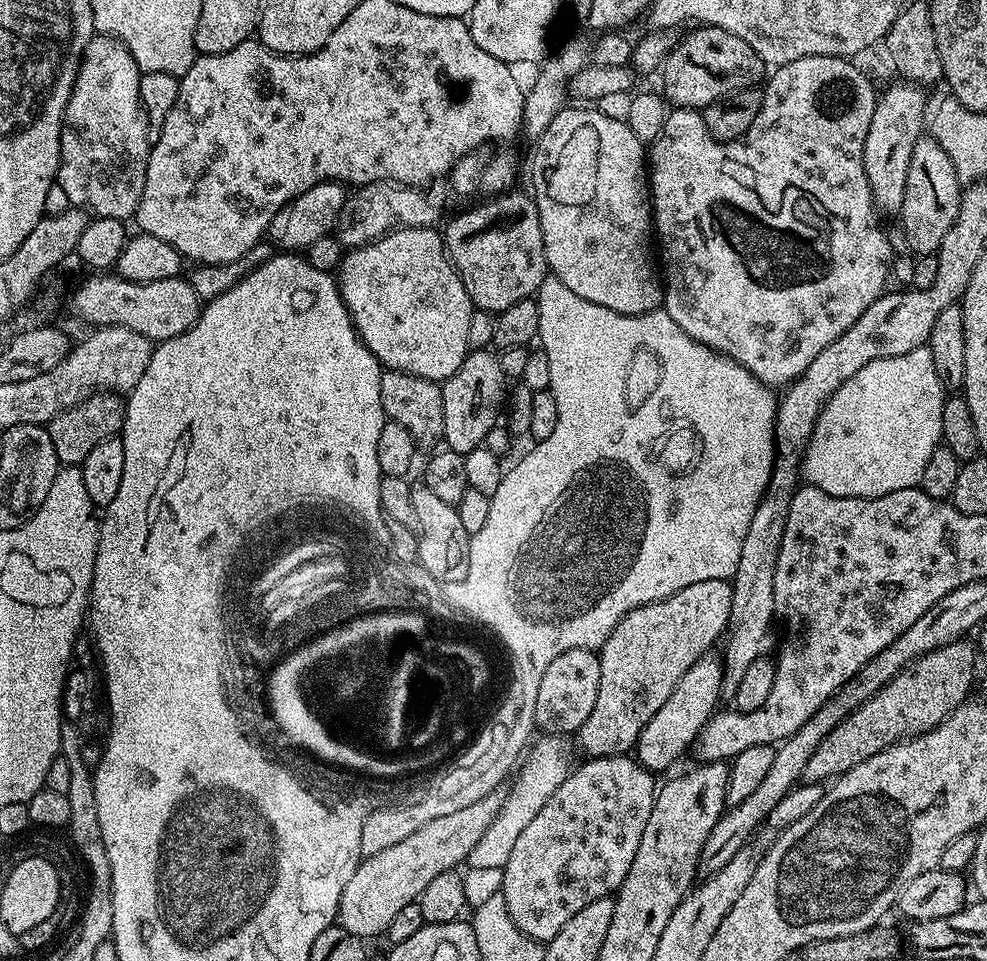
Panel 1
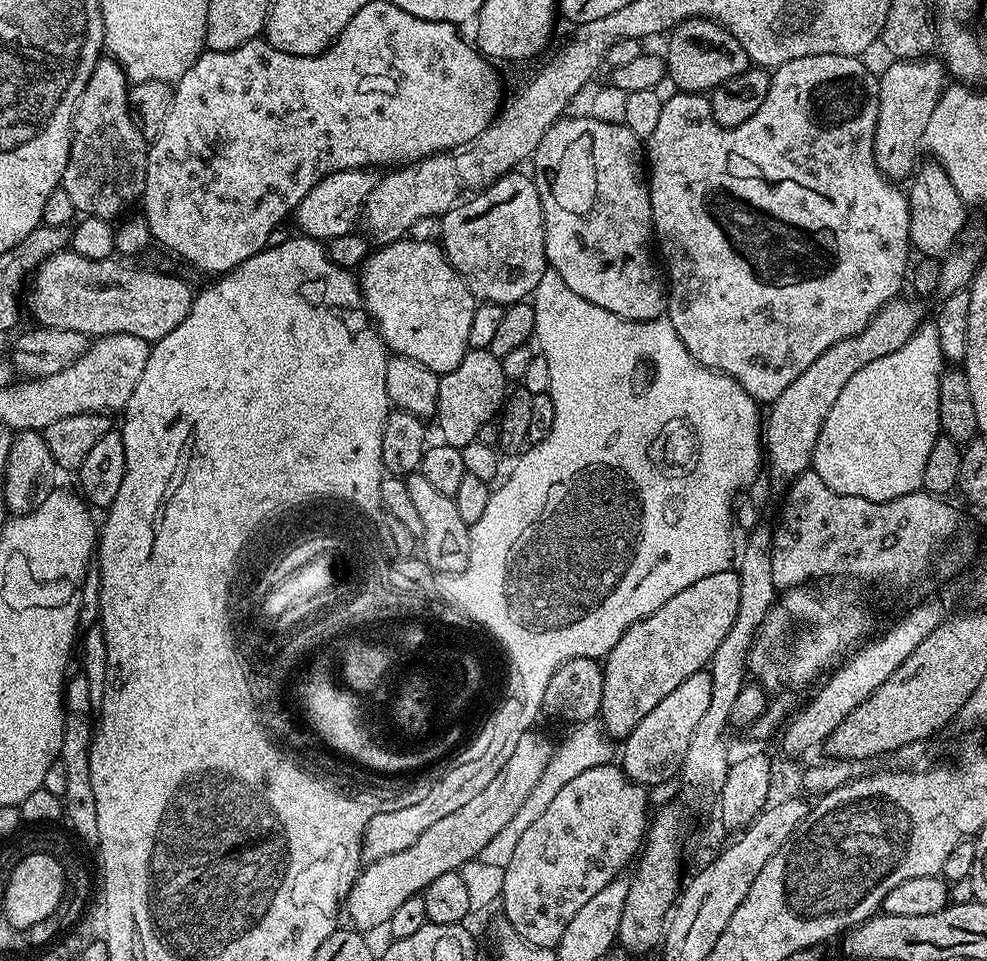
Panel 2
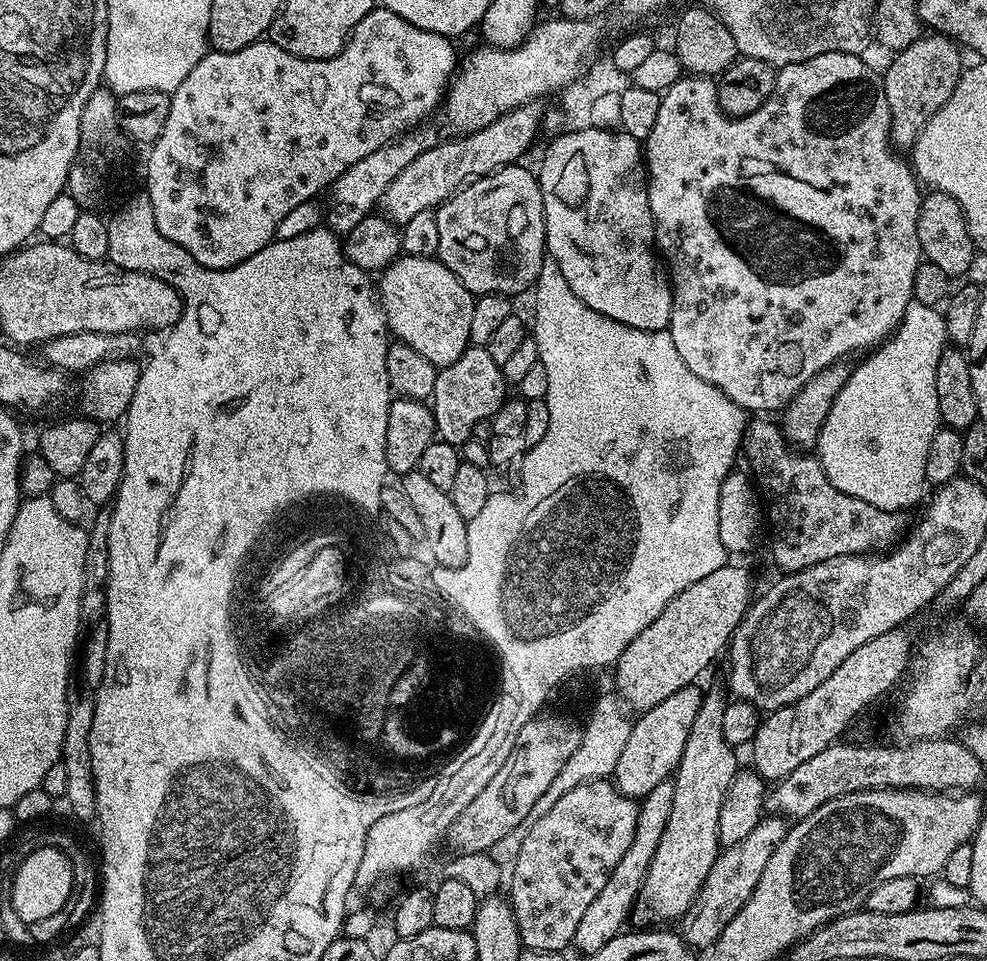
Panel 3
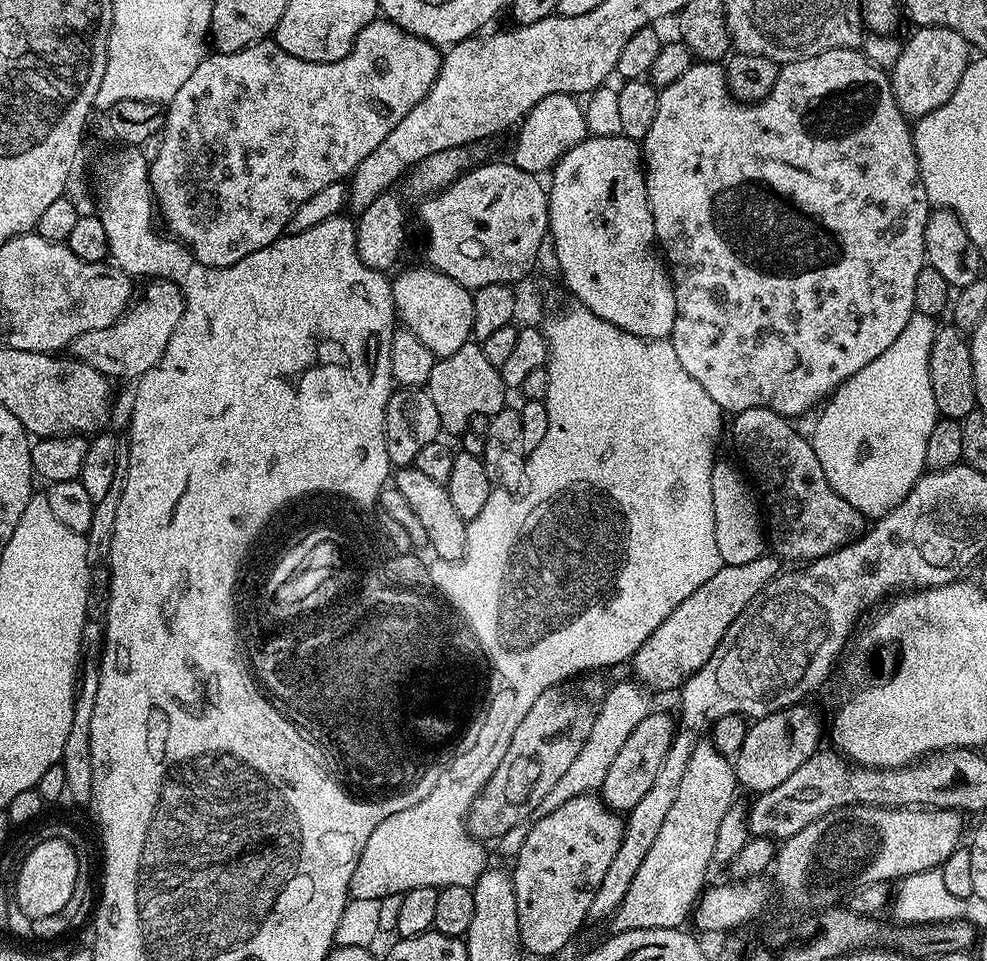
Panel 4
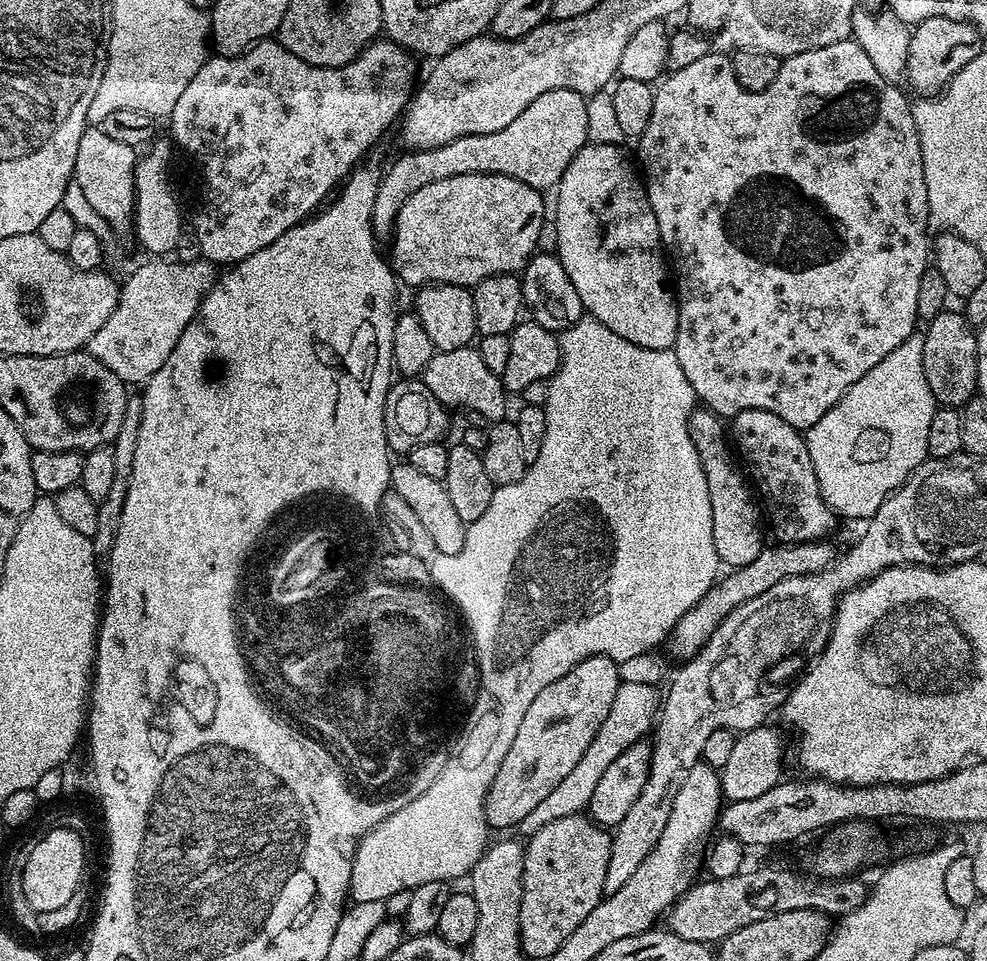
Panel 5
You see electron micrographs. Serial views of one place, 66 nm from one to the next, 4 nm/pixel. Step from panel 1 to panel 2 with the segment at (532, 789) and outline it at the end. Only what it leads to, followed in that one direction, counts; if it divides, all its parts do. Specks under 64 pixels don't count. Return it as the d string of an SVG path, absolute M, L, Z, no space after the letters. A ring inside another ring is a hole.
M599 719L573 724L567 731L564 741L553 747L550 762L546 770L542 770L542 778L538 778L538 786L530 790L530 795L526 797L526 802L522 802L518 814L514 814L514 818L510 818L510 822L506 822L506 826L499 834L482 849L482 854L478 857L479 863L484 863L486 867L496 868L496 870L504 869L510 862L510 857L514 855L514 846L518 846L518 838L522 838L522 833L529 828L530 822L537 820L546 810L546 806L550 806L551 800L558 795L558 790L562 790L562 786L566 786L566 782L578 778L578 774L583 774L585 770L594 770L594 766L613 763L614 740L604 731L604 725Z

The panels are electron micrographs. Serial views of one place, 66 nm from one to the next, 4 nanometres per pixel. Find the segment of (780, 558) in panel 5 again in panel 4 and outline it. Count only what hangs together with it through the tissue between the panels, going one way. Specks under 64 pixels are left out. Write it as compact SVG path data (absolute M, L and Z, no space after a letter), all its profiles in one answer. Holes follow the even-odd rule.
M763 554L741 565L717 567L714 578L698 586L686 602L678 602L674 614L670 614L670 618L666 618L666 622L662 622L662 626L642 642L642 646L638 646L630 661L631 675L649 689L657 688L660 692L679 689L698 670L702 670L706 662L710 662L710 654L714 654L734 618L738 618L738 614L742 614L742 610L746 610L752 599L781 571L781 561L772 554Z

